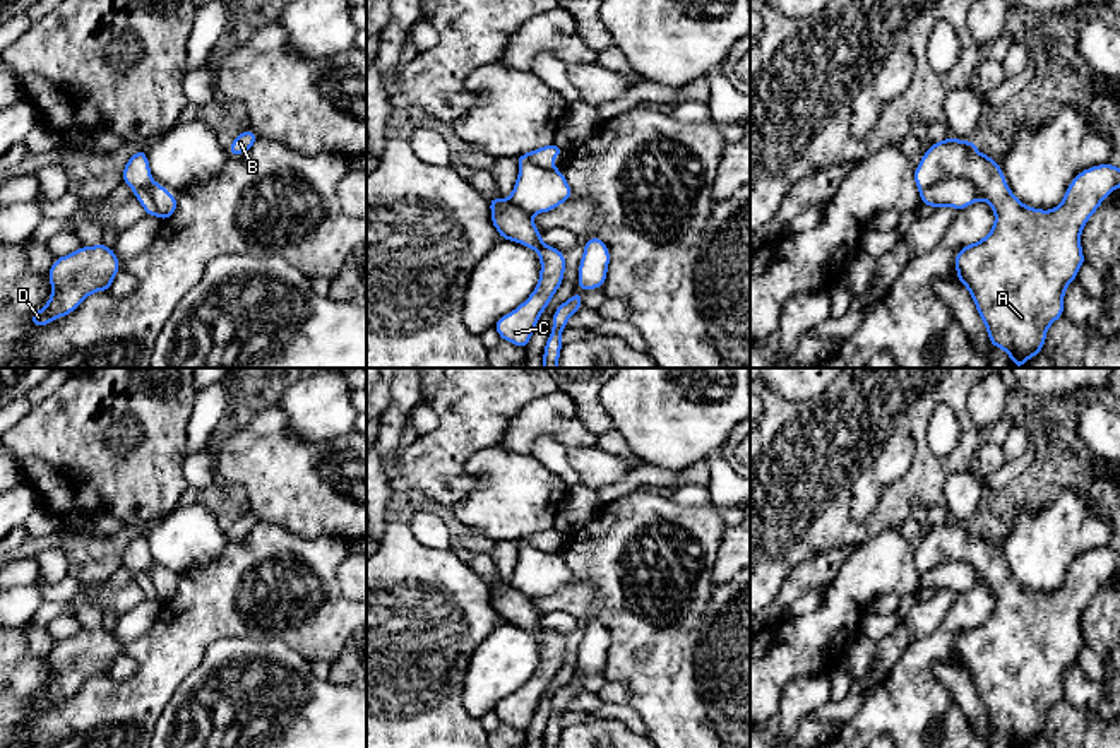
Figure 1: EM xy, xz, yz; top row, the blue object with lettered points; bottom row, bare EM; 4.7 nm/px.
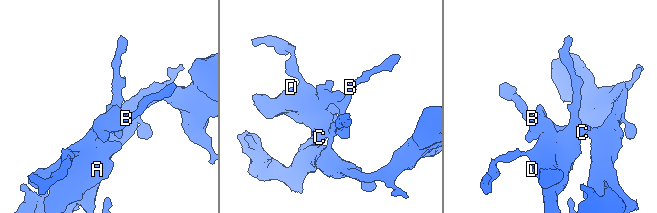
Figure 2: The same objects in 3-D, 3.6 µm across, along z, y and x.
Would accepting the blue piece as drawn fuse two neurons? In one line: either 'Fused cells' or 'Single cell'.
Fused cells

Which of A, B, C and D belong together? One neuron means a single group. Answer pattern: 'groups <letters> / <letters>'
groups A C D / B

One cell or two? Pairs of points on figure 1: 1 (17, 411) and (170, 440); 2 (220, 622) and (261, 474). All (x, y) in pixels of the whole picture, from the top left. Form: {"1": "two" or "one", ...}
{"1": "two", "2": "two"}

